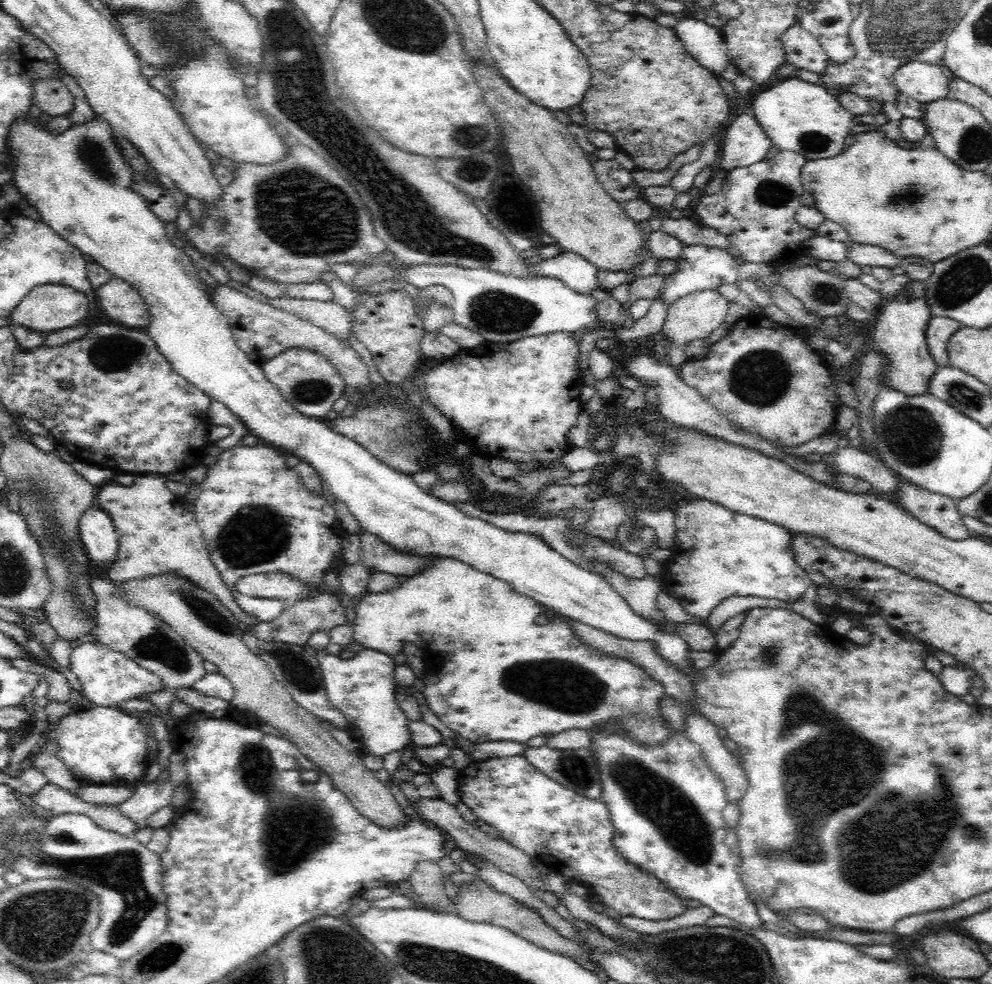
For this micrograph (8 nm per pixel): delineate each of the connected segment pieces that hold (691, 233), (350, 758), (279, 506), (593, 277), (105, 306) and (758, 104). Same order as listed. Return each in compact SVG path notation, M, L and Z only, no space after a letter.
M670 217L661 219L661 221L661 230L670 236L678 238L685 246L703 244L704 246L724 249L728 248L731 244L728 237L720 234L716 229L700 227L698 223L694 223L686 217L679 219Z
M175 572L146 576L128 582L113 582L124 591L128 603L144 607L156 619L164 620L176 630L188 644L192 645L204 660L213 662L234 687L234 698L230 706L236 709L250 710L256 720L268 724L280 732L292 744L295 744L310 762L317 764L336 785L347 795L350 803L360 815L364 815L373 824L381 828L400 828L408 822L400 806L390 792L389 784L376 777L364 762L365 755L356 754L346 745L338 743L329 730L320 723L320 718L300 706L289 690L275 680L274 673L267 662L252 653L242 636L245 631L238 627L238 620L220 600L210 592L202 590L197 584L178 576Z
M240 443L226 449L219 454L216 463L208 466L207 476L199 487L200 494L194 502L193 513L203 530L204 544L222 580L232 591L240 608L250 617L259 622L270 622L294 601L248 597L236 588L240 578L248 574L285 572L291 578L305 582L311 590L323 590L324 576L329 572L337 572L332 562L335 551L341 550L339 543L344 533L335 520L335 508L328 497L304 487L300 474L295 468L286 465L278 449L259 445L244 446Z
M562 250L555 257L538 263L533 261L529 268L535 276L560 279L573 291L586 295L591 295L598 288L599 268L583 256L569 250Z
M117 276L96 288L98 304L104 314L122 326L143 330L150 324L151 314L138 291Z
M796 76L763 90L752 102L751 111L770 139L772 146L778 146L782 151L794 151L807 160L832 158L842 154L846 148L846 137L854 124L854 116L844 108L838 95L830 93L826 87L816 83L806 82Z

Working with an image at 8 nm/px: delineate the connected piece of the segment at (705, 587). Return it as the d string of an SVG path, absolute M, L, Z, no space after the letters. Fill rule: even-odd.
M679 494L670 500L665 507L670 508L675 514L675 539L669 546L671 555L662 569L661 585L668 591L672 598L679 601L687 614L693 618L702 618L704 627L697 623L679 623L675 629L688 643L690 650L719 651L716 639L708 637L705 632L707 619L712 610L728 596L760 596L762 598L776 598L786 602L796 602L814 581L802 570L793 557L791 549L790 532L776 523L765 521L758 517L740 514L724 508L721 504L706 499L698 499Z

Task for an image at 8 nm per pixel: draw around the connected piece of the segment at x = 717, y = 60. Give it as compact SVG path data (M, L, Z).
M681 18L673 31L684 43L685 49L716 76L721 76L731 62L723 30L694 18Z

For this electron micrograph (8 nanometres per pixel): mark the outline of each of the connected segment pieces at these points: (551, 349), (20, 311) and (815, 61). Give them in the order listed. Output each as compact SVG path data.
M560 332L529 336L510 343L488 341L474 349L461 349L424 376L424 396L428 396L452 426L460 430L459 441L469 445L471 454L480 454L486 459L498 457L516 463L532 463L535 468L532 473L512 479L523 489L523 495L517 496L519 498L529 499L541 488L571 476L559 460L570 450L565 438L582 412L580 388L589 380L588 373L577 368L580 341L574 341L572 335Z
M44 284L25 294L9 317L13 324L25 326L36 333L48 334L80 324L88 316L88 306L90 302L83 292L62 284Z
M798 22L783 32L782 44L785 60L793 68L805 68L810 72L822 74L827 67L829 56L815 36L806 32Z

